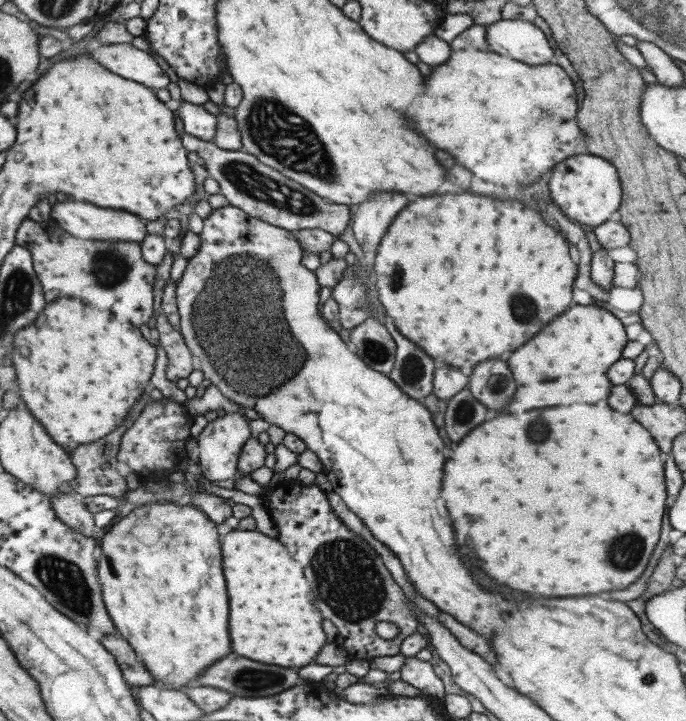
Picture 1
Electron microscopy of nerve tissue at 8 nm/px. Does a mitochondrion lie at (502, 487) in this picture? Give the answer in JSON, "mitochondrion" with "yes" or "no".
{"mitochondrion":"no"}

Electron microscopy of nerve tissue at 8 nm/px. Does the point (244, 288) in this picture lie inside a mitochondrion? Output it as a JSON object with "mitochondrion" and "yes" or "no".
{"mitochondrion":"yes"}

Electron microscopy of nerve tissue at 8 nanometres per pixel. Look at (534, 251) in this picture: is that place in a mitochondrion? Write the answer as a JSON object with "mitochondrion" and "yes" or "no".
{"mitochondrion":"no"}

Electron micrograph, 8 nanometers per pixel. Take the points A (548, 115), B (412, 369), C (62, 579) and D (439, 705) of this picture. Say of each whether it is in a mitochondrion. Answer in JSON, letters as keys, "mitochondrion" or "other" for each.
{"A":"mitochondrion","B":"mitochondrion","C":"mitochondrion","D":"other"}

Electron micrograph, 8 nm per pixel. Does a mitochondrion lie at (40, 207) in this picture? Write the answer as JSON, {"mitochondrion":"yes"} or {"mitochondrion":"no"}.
{"mitochondrion":"no"}

